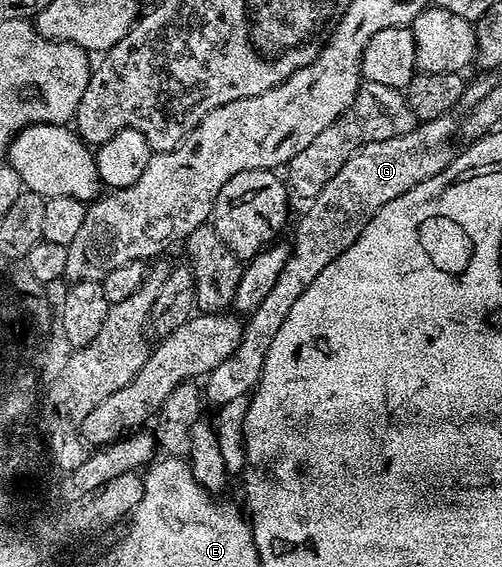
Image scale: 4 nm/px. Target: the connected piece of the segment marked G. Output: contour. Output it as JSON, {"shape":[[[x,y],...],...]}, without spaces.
{"shape":[[[454,116],[438,117],[416,124],[413,131],[405,135],[396,135],[389,139],[374,141],[363,145],[347,160],[345,167],[321,187],[316,197],[310,198],[307,210],[295,229],[295,241],[291,245],[291,257],[277,275],[277,283],[265,299],[261,300],[255,311],[246,318],[243,326],[243,342],[205,378],[205,397],[215,407],[229,403],[229,399],[247,397],[259,384],[261,371],[265,367],[265,355],[269,355],[269,343],[281,331],[281,323],[285,323],[285,315],[293,308],[293,303],[301,299],[301,295],[341,255],[355,242],[357,235],[365,231],[369,219],[385,207],[397,195],[405,195],[417,183],[427,177],[441,172],[450,163],[453,156],[451,140],[457,137],[457,121]]]}

